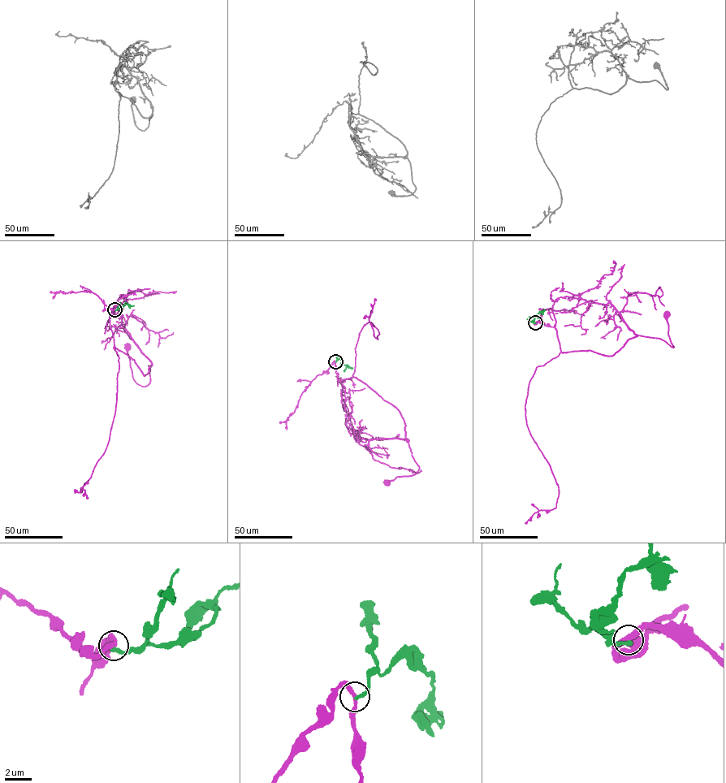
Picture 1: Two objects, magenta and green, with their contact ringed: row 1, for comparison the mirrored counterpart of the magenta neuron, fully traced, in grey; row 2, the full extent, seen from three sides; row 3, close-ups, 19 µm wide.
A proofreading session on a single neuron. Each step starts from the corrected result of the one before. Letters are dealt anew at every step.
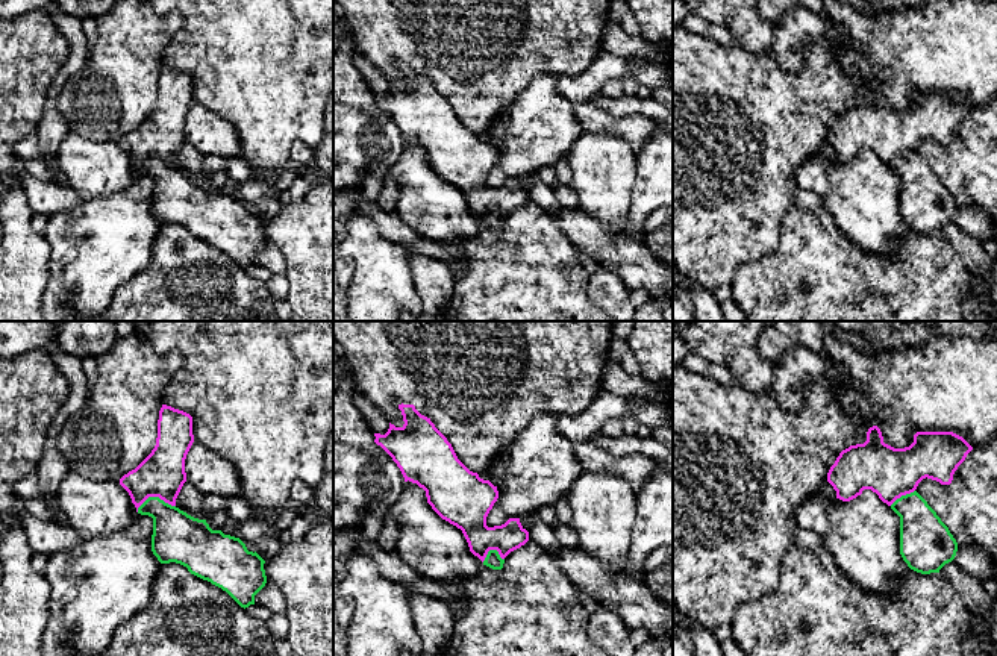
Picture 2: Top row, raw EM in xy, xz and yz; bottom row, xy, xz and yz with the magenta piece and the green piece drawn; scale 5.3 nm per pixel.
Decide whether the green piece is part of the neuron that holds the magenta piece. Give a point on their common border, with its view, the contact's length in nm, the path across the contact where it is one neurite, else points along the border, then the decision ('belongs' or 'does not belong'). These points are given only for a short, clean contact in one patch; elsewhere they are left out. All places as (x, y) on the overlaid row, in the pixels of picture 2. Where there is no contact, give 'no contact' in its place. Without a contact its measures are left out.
xy (155, 496) | 220 nm | along xy (175, 506), (158, 497), (149, 497), (137, 511) | does not belong

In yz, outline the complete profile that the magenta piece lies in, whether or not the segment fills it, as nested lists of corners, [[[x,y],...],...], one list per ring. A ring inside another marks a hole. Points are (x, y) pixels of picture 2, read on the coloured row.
[[[873,426],[864,444],[842,450],[827,473],[836,498],[850,501],[871,489],[891,506],[902,495],[917,489],[923,479],[950,485],[958,467],[973,447],[953,432],[917,432],[914,442],[894,448],[883,442]]]

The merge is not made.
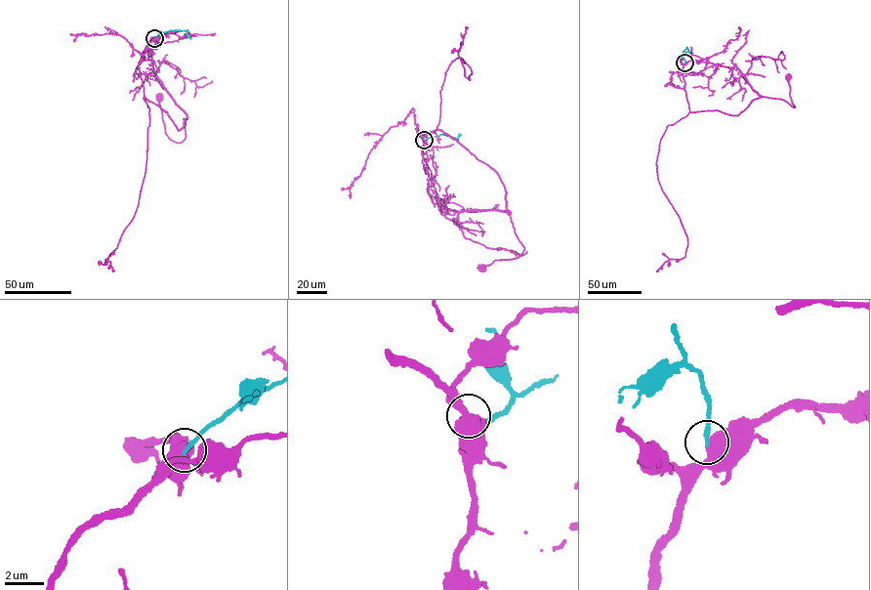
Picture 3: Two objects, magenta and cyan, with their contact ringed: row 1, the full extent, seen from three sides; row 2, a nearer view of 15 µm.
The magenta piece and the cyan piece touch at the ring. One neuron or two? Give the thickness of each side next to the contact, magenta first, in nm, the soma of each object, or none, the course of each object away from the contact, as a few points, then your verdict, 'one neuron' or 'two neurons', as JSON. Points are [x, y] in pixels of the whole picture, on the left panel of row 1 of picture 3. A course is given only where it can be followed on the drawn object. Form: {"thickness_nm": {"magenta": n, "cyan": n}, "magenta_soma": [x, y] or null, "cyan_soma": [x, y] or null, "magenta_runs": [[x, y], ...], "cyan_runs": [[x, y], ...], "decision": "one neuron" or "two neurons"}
{"thickness_nm": {"magenta": 700, "cyan": 220}, "magenta_soma": [159, 97], "cyan_soma": null, "magenta_runs": [[155, 38], [139, 64], [145, 97], [168, 113], [179, 131], [186, 119], [180, 143], [166, 133], [159, 98]], "cyan_runs": [[155, 38], [176, 30], [185, 30], [189, 37]], "decision": "two neurons"}

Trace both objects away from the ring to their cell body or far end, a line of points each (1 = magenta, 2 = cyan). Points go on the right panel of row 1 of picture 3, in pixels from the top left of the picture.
1: (684, 63), (684, 90), (692, 112), (718, 110), (738, 115), (762, 97), (780, 99), (794, 107), (788, 77)
2: (684, 63), (683, 52), (688, 49), (685, 53)

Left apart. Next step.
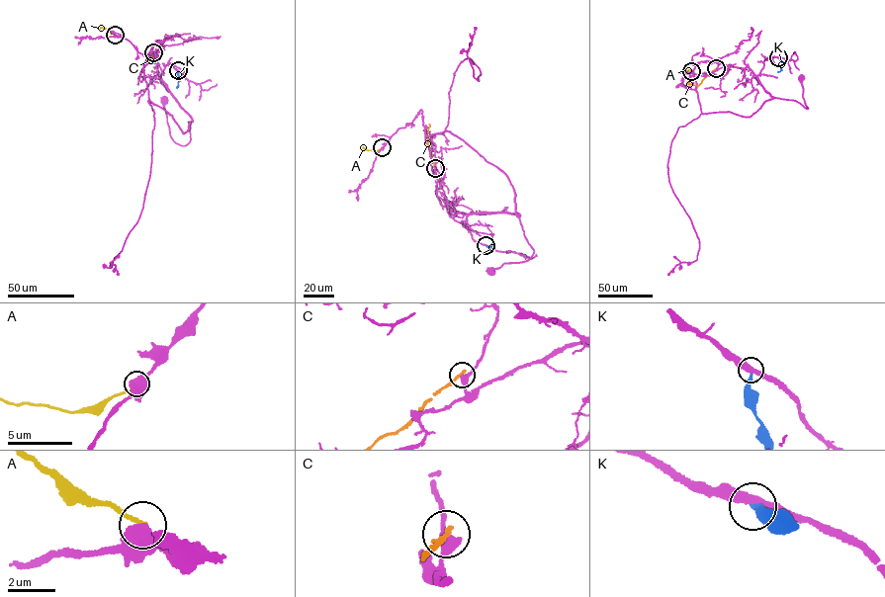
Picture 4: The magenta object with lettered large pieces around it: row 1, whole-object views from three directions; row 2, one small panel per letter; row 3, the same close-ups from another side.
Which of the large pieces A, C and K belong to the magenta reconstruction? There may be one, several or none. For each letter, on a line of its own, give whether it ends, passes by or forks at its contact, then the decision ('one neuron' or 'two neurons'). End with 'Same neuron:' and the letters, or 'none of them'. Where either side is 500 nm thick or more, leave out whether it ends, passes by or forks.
A: two neurons
C: it ends there; two neurons
K: it ends there; two neurons
Same neuron: none of them

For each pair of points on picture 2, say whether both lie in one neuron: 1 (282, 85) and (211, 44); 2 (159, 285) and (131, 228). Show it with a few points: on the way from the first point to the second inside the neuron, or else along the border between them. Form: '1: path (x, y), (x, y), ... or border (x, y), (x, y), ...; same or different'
1: path (264, 67), (241, 44), (229, 44); same
2: border (158, 229), (153, 238), (152, 259), (120, 285); different

